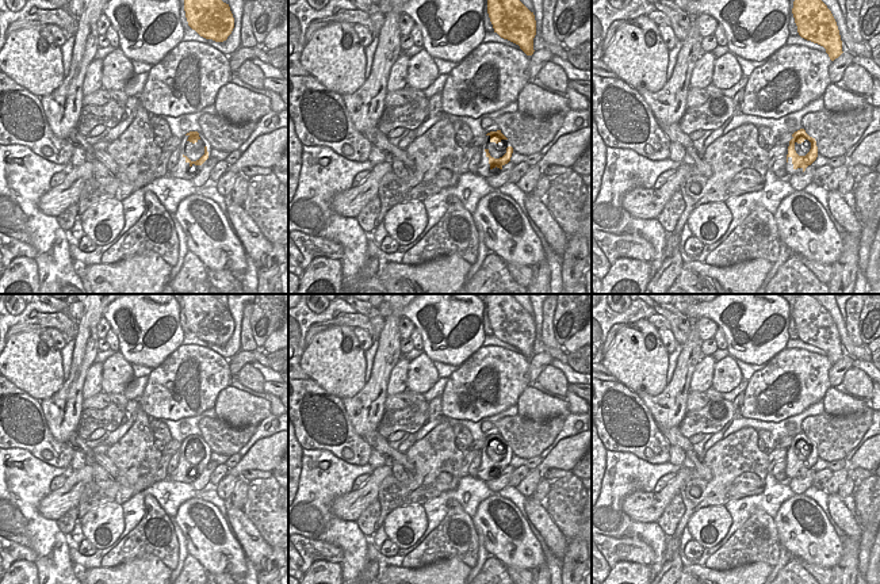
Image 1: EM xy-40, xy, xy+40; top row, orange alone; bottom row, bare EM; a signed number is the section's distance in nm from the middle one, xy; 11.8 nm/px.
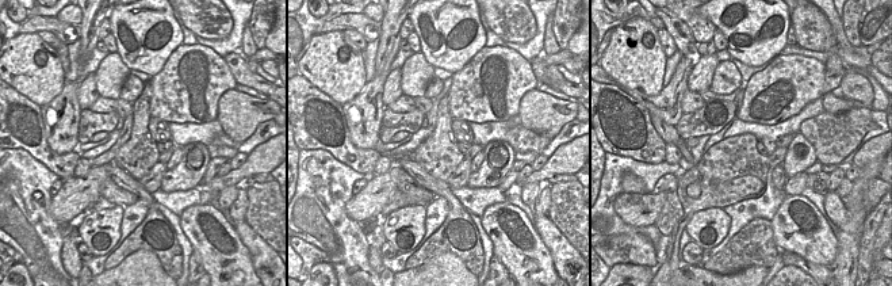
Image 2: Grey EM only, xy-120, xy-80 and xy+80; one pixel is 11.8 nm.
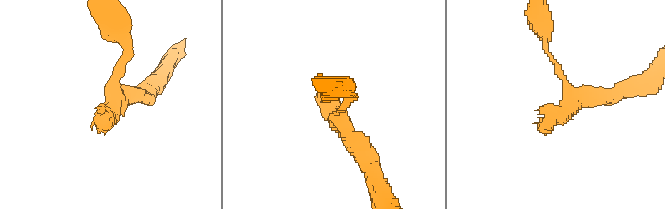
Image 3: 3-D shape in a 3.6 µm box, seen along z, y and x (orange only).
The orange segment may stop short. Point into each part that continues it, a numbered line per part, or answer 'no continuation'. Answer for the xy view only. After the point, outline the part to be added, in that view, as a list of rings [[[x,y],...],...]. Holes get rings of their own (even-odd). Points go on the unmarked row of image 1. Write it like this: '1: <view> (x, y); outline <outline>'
1: xy (496, 454); outline [[[486,439],[481,450],[481,466],[478,469],[477,478],[485,482],[498,478],[501,473],[497,470],[493,473],[490,472],[489,461],[486,459],[485,454],[487,453],[491,461],[500,462],[506,457],[508,450],[512,450],[509,443],[501,443],[498,447],[496,447],[490,444],[490,439]]]

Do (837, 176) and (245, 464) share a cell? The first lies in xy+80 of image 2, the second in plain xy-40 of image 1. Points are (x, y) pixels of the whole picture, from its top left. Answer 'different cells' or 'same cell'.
different cells

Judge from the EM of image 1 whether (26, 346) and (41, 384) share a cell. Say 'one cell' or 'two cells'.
one cell

